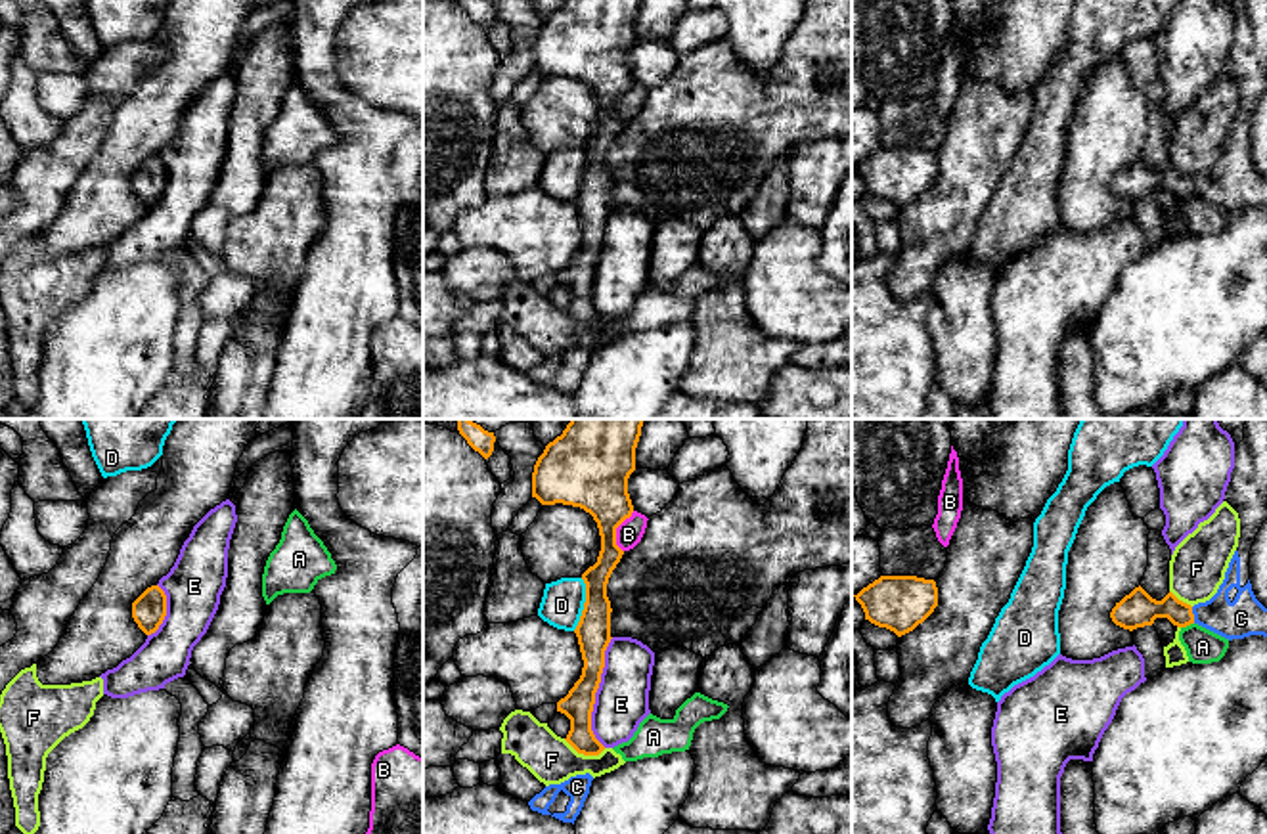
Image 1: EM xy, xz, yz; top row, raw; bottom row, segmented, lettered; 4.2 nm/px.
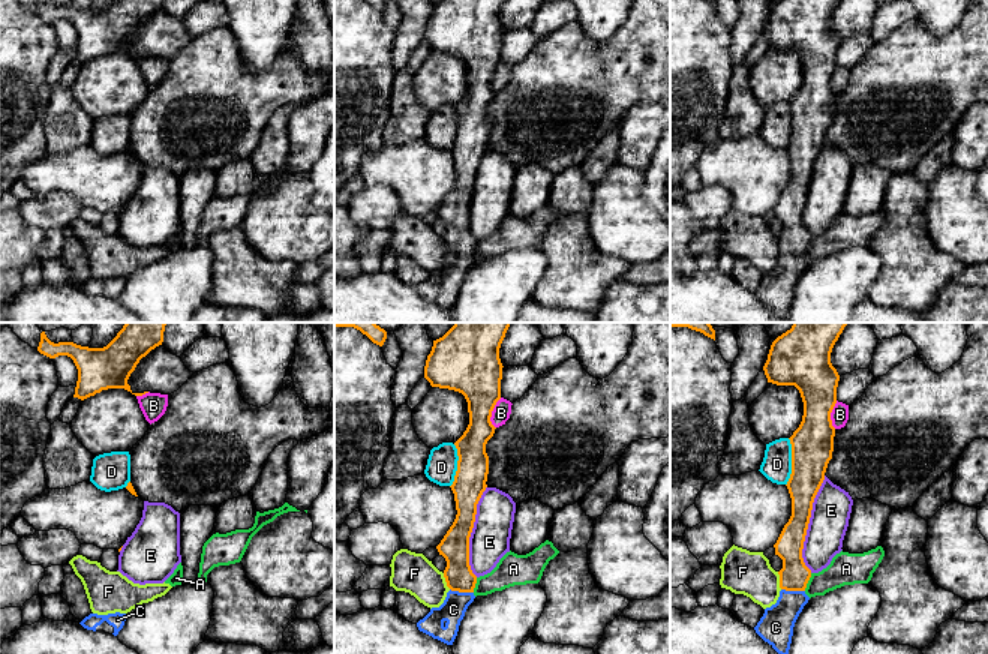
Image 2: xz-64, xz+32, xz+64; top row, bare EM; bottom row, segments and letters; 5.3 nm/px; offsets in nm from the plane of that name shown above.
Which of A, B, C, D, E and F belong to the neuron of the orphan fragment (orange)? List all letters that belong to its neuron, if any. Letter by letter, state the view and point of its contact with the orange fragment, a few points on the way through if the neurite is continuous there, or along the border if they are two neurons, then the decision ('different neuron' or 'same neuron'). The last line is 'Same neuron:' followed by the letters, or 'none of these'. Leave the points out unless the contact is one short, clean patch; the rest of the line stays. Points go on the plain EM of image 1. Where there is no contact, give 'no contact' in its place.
A: meets orange in yz at (1187, 196); border along yz (1193, 194), (1181, 199); different neuron
B: meets orange in xz at (615, 104); border along xz (634, 83), (617, 100), (617, 117), (622, 123); different neuron
C: meets orange in yz at (1193, 186); runs through yz (1137, 180), (1193, 186), (1244, 188); same neuron
D: meets orange in xz at (584, 176); border along xz (582, 150), (584, 180), (573, 201); different neuron
E: meets orange in xz at (596, 263); different neuron
F: meets orange in xz at (584, 326); border along xz (563, 310), (584, 326), (600, 326), (605, 320); different neuron
Same neuron: C

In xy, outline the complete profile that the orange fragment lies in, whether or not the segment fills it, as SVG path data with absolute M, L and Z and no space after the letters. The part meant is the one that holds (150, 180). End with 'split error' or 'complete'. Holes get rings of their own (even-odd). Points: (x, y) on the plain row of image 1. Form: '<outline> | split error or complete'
M159 157L147 159L132 174L132 189L145 207L155 205L163 195L165 187L167 187L167 166Z | complete

